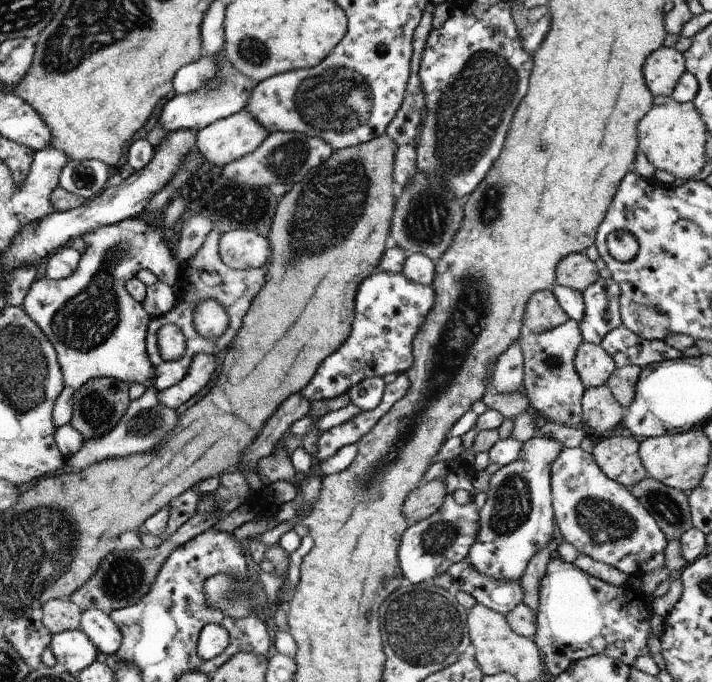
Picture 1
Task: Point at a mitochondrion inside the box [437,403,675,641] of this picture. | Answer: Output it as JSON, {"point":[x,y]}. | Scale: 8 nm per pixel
{"point":[606,522]}

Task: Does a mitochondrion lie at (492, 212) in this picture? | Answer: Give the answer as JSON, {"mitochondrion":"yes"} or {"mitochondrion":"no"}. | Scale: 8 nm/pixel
{"mitochondrion":"yes"}

